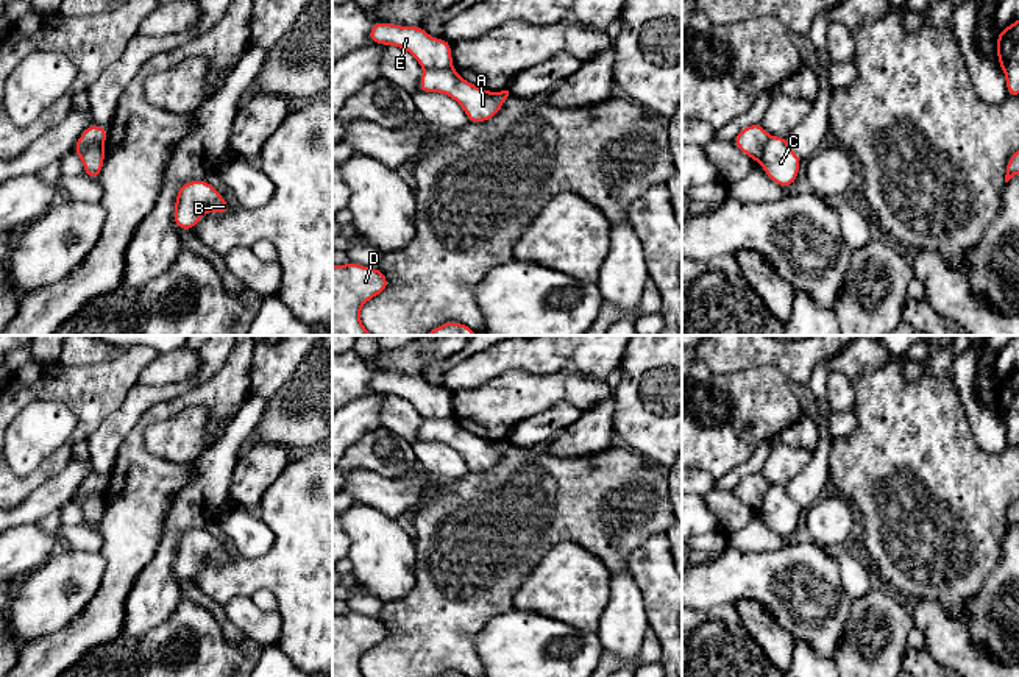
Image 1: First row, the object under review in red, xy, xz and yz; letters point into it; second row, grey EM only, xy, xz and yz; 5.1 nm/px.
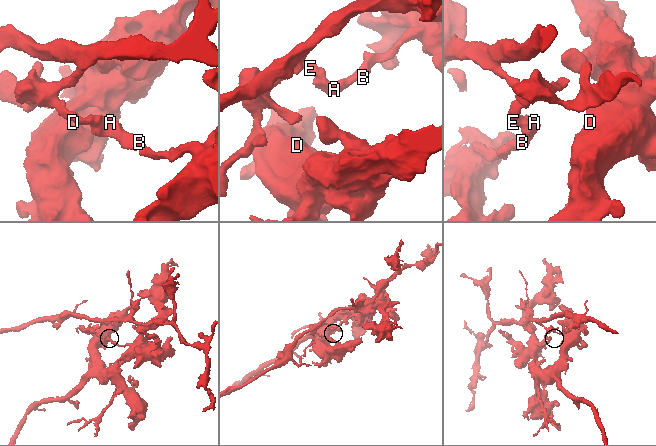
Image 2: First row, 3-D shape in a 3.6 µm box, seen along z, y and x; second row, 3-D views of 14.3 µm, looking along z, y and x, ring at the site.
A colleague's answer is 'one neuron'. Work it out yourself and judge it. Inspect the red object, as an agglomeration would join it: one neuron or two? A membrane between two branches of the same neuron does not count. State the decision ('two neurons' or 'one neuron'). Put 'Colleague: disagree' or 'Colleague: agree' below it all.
two neurons
Colleague: disagree

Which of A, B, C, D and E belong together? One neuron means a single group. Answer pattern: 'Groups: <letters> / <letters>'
Groups: A B C D / E

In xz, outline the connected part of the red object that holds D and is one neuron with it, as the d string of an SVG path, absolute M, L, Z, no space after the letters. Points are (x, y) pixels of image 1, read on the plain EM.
M353 610L332 615L332 677L364 677L359 666L362 655L387 636L389 629L381 618Z

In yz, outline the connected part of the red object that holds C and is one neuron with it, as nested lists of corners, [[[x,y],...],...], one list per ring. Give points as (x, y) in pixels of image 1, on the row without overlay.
[[[772,485],[762,501],[765,524],[780,537],[791,537],[799,523],[802,509],[788,494],[785,485]]]

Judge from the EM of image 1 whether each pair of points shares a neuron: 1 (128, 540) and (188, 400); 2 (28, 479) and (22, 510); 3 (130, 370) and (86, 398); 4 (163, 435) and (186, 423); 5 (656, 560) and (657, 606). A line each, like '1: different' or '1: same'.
1: same
2: different
3: same
4: same
5: same

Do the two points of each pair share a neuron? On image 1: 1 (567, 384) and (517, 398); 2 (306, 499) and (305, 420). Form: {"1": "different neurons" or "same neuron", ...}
{"1": "same neuron", "2": "different neurons"}

